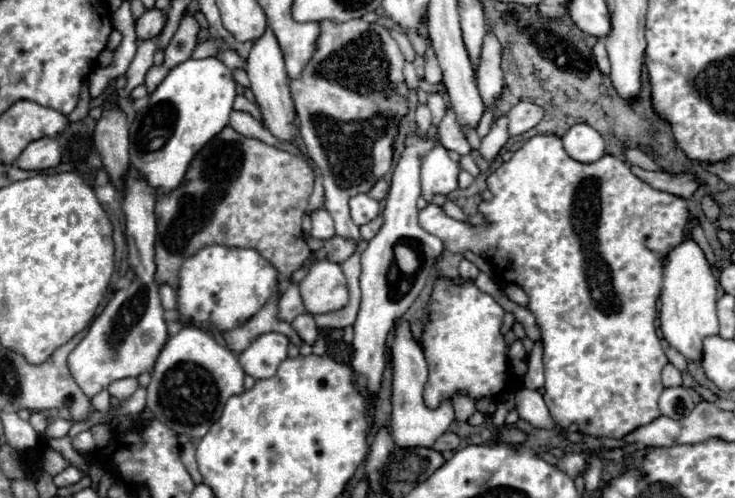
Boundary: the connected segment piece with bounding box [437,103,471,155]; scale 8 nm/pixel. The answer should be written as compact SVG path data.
M451 103L447 105L447 111L439 123L437 137L443 143L443 147L449 151L457 151L459 155L469 155L469 151L471 151L471 145L467 143L467 139L463 135L463 129L457 121L457 115L455 115Z

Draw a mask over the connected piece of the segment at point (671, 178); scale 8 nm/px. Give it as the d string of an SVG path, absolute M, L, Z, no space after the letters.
M631 165L633 175L637 175L641 181L649 183L651 187L659 189L659 191L667 191L673 195L683 195L685 199L689 199L693 195L693 191L697 189L697 183L693 179L693 175L673 175L673 173L655 173L655 171L645 171L641 167Z

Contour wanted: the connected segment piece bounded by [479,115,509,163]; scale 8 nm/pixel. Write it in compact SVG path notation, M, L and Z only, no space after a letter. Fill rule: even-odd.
M503 115L503 117L499 117L499 119L495 119L495 121L493 121L491 131L481 139L481 147L479 147L481 155L491 163L491 161L497 157L499 149L507 143L507 139L509 139L509 131L507 131L507 117Z

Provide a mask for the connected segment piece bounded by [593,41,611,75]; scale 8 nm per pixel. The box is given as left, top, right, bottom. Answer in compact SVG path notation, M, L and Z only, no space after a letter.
M597 41L595 45L593 45L593 53L595 53L595 59L597 59L597 65L599 65L599 69L601 69L601 73L603 75L609 75L609 57L607 57L607 51L605 51L605 45L603 45L603 41Z

